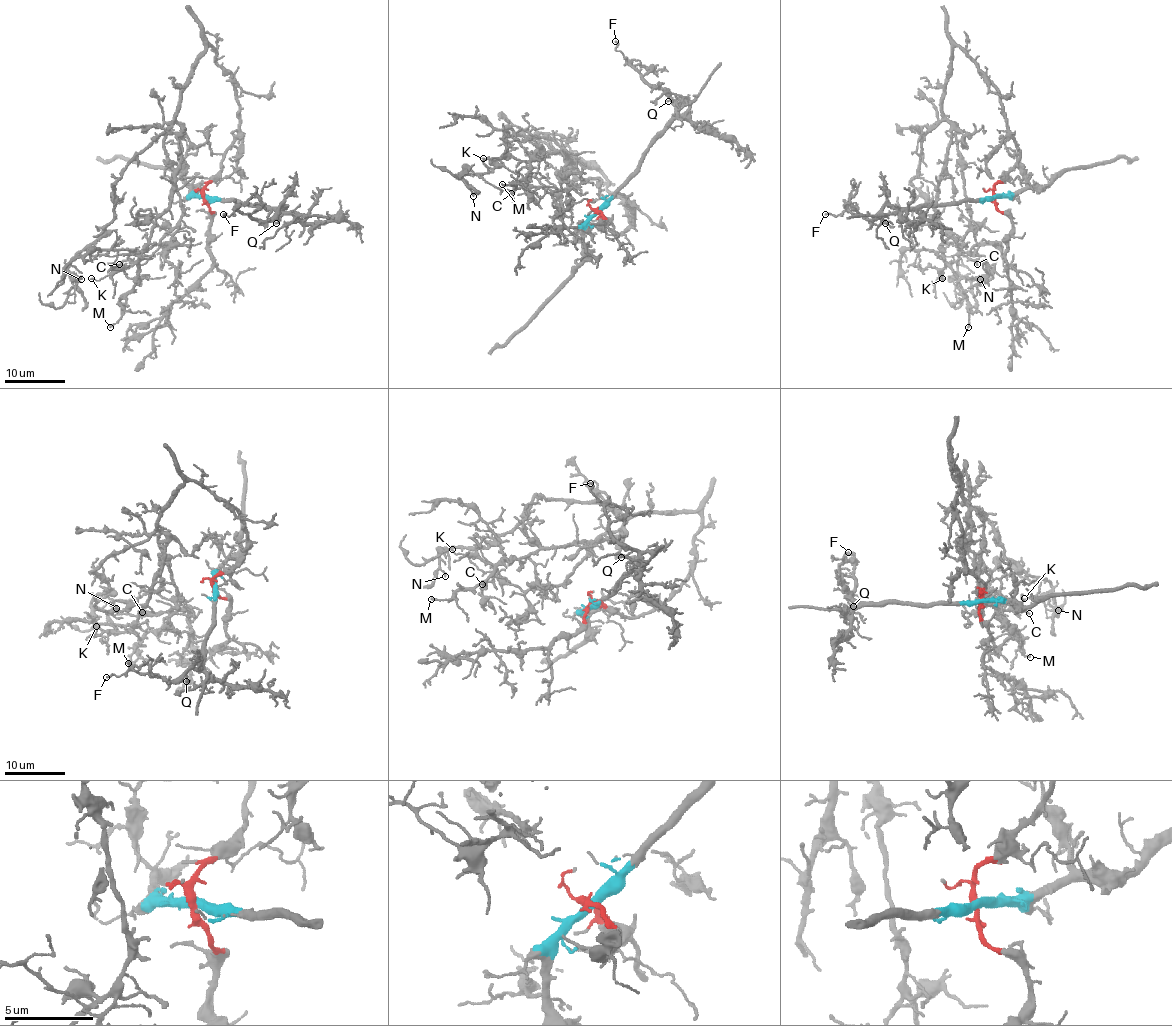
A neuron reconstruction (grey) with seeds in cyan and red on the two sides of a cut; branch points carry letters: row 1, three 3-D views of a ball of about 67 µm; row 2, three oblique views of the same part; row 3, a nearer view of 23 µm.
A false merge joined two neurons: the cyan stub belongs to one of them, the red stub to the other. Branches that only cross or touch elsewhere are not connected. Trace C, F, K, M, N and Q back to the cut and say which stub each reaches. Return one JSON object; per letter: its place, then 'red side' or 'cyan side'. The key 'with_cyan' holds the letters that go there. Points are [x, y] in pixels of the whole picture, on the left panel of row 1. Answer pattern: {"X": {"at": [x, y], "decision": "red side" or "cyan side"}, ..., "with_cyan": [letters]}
{"C": {"at": [119, 264], "decision": "red side"}, "F": {"at": [223, 214], "decision": "cyan side"}, "K": {"at": [91, 278], "decision": "red side"}, "M": {"at": [110, 327], "decision": "red side"}, "N": {"at": [81, 279], "decision": "red side"}, "Q": {"at": [276, 223], "decision": "cyan side"}, "with_cyan": ["F", "Q"]}

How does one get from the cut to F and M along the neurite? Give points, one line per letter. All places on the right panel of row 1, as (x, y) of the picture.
F: (995, 197), (959, 200), (951, 204), (885, 206), (872, 221), (848, 210), (836, 216), (825, 215)
M: (995, 197), (1019, 147), (996, 87), (954, 46), (942, 93), (951, 137), (935, 207), (968, 327)

